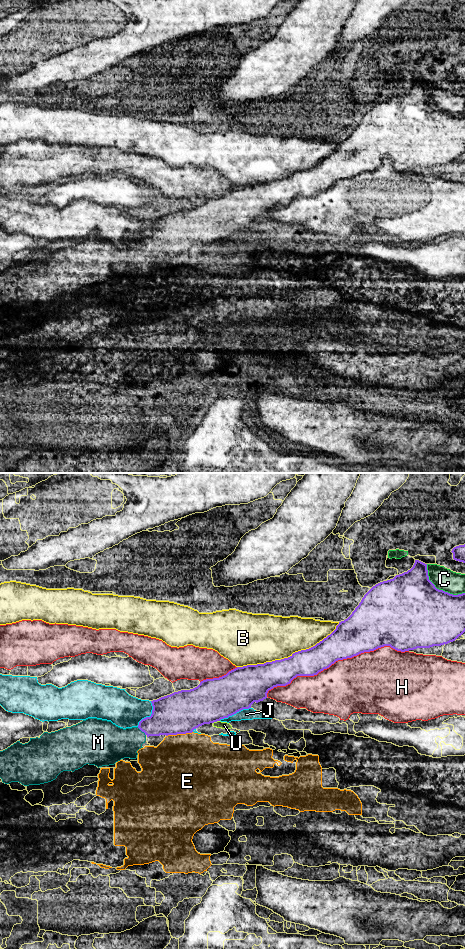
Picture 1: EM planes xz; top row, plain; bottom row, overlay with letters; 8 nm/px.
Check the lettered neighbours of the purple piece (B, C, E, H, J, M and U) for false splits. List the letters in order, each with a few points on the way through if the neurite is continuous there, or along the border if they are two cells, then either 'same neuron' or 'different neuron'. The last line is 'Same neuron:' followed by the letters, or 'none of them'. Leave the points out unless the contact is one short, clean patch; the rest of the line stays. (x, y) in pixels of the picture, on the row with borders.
B: different neuron
C: different neuron
E: border xz (192, 731), (168, 734), (166, 736); different neuron
H: different neuron
J: different neuron
M: way xz (169, 716), (142, 731), (125, 743), (114, 743); same neuron
U: different neuron
Same neuron: M

